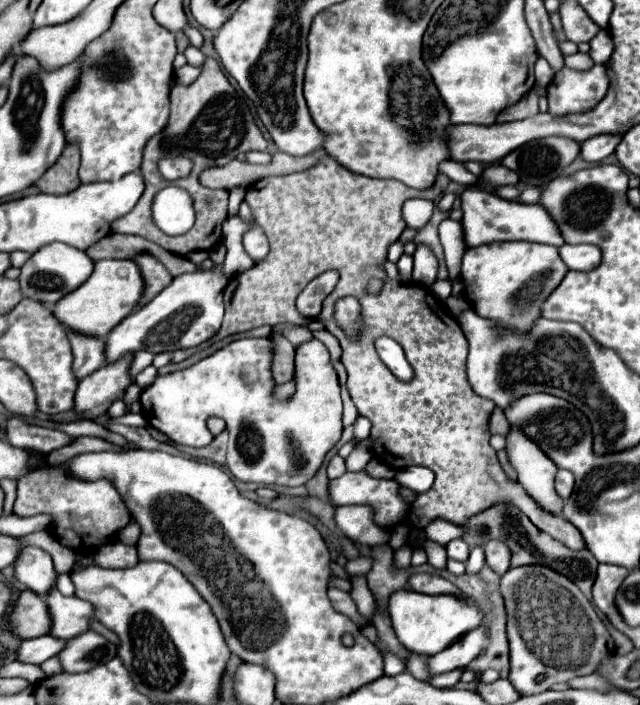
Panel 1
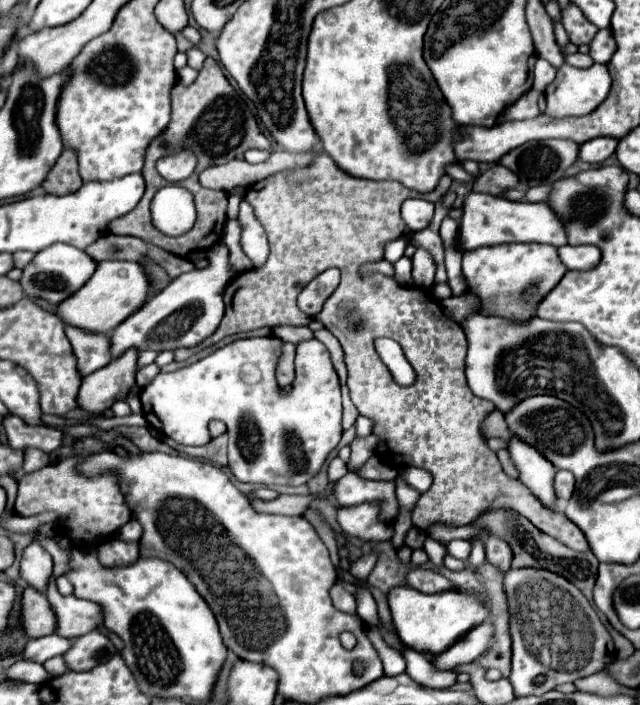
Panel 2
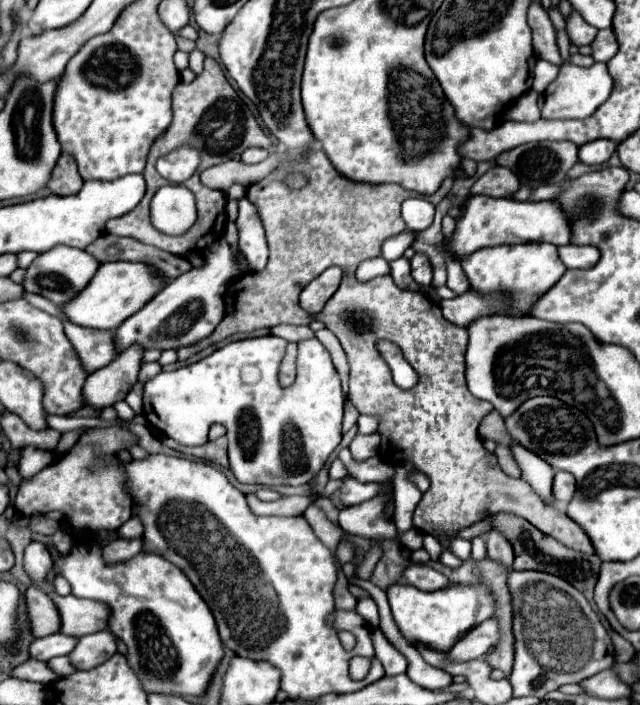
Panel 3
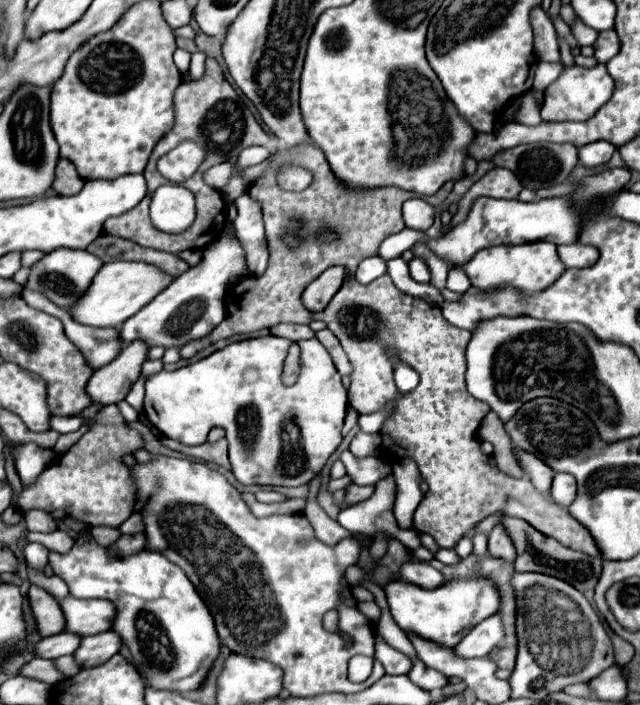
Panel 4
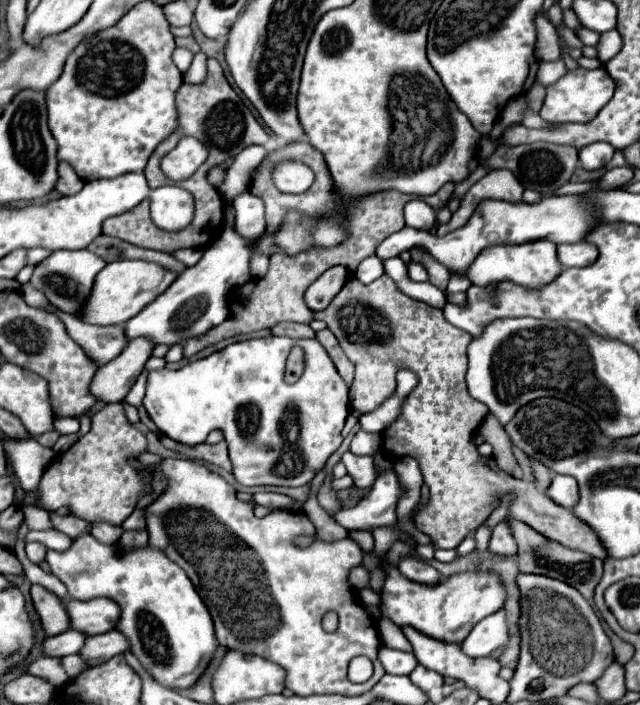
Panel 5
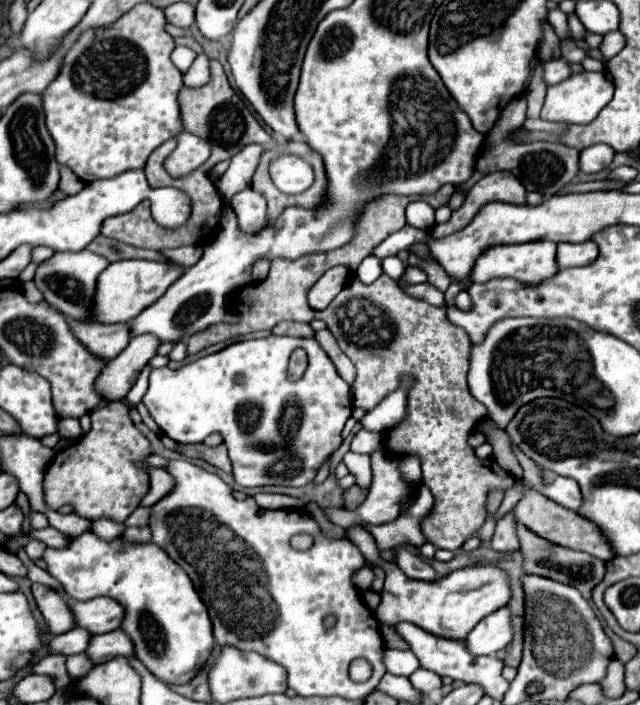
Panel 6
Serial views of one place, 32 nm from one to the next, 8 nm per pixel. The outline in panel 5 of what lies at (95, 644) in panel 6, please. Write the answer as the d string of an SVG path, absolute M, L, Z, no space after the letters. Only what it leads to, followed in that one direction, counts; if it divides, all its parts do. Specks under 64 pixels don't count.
M110 630L104 634L88 636L82 650L78 652L78 656L88 666L98 666L98 664L104 664L106 660L110 660L112 656L122 654L124 650L128 650L126 638L118 630Z

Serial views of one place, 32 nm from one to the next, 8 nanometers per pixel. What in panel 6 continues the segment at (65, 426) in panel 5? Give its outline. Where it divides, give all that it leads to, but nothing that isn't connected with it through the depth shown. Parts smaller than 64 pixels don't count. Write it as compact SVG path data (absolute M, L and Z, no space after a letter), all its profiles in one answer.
M59 418L58 434L61 438L76 441L82 435L80 421L77 418Z

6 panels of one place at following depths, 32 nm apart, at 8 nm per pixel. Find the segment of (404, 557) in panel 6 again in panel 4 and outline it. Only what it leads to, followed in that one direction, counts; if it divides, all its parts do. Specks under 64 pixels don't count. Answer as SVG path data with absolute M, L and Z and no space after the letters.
M414 560L406 562L400 570L400 576L406 582L416 584L416 586L426 588L426 590L434 590L434 588L440 588L446 584L446 578L426 562L414 562Z

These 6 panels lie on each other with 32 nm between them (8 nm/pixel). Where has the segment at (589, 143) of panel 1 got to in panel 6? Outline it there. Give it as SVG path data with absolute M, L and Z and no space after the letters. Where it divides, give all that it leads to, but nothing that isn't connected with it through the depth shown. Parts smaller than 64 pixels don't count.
M594 144L592 148L584 148L580 152L580 170L582 172L600 172L604 170L614 158L612 148L608 148L606 144Z

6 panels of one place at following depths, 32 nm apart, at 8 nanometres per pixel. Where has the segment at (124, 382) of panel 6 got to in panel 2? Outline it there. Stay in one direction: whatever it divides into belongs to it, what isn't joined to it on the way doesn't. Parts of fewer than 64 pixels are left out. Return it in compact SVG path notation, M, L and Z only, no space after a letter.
M128 350L108 366L86 376L78 392L78 408L92 416L102 416L116 400L124 400L136 382L136 358L138 352Z

